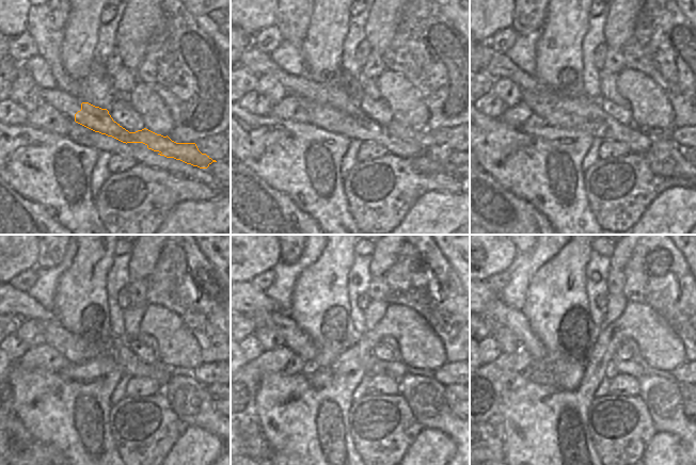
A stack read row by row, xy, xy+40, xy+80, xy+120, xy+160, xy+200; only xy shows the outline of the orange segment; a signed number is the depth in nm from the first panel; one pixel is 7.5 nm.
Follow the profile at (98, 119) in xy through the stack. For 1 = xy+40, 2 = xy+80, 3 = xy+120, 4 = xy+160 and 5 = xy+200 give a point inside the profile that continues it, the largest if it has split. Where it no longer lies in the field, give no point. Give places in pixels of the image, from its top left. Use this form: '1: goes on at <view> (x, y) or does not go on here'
1: goes on at xy+40 (365, 130)
2: goes on at xy+80 (550, 107)
3: goes on at xy+120 (72, 346)
4: goes on at xy+160 (295, 338)
5: goes on at xy+200 (497, 315)

